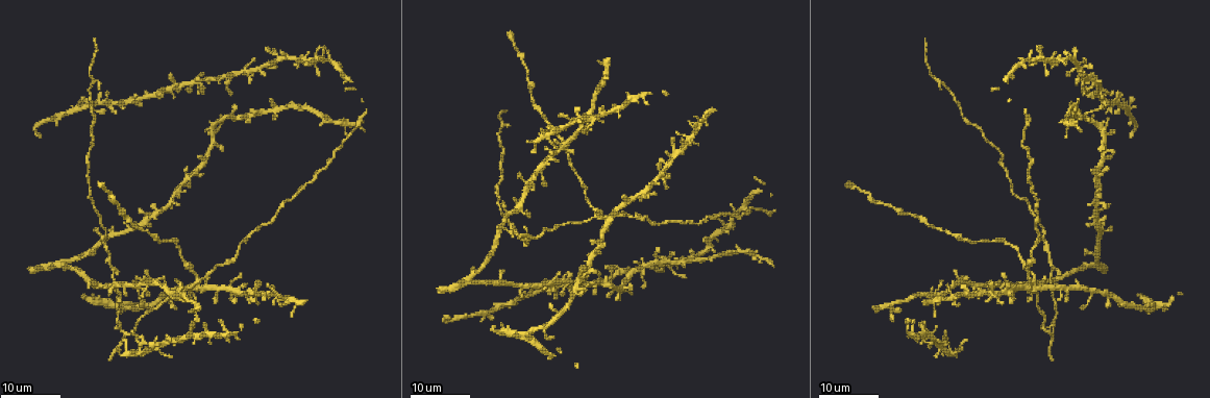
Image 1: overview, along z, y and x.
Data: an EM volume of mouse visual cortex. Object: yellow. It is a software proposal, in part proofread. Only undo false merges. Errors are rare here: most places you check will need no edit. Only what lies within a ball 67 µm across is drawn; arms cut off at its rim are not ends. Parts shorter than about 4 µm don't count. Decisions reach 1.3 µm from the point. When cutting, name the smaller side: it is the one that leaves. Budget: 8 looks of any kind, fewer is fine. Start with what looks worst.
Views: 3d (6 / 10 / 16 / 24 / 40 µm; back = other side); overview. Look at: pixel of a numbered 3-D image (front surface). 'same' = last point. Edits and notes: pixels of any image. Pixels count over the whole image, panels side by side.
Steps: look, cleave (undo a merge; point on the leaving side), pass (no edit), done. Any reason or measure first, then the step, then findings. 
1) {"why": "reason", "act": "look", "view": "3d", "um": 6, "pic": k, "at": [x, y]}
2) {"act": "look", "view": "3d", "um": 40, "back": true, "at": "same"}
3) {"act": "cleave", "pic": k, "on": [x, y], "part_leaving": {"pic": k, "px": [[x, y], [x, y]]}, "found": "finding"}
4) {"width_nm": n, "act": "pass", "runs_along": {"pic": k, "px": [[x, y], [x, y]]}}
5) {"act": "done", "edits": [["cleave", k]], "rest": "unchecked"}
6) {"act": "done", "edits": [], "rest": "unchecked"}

{"why": "four or more arms meet", "act": "look", "view": "3d", "um": 16, "pic": 1, "at": [927, 297]}

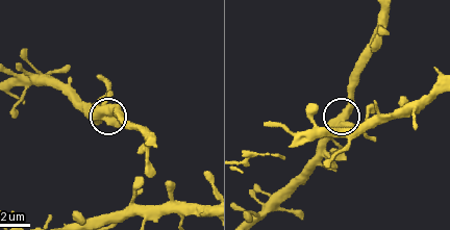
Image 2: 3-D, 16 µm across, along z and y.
{"act": "look", "view": "3d", "um": 6, "pic": 2, "at": [343, 117]}

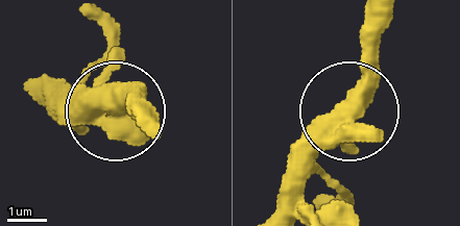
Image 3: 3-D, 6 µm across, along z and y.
{"arms": 4, "act": "pass", "runs_along": {"pic": 3, "px": [[43, 82], [87, 90], [116, 109], [136, 106]]}, "found": "one cell here"}

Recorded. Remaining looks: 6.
{"why": "four or more arms meet", "act": "look", "view": "3d", "um": 24, "pic": 1, "at": [641, 268]}

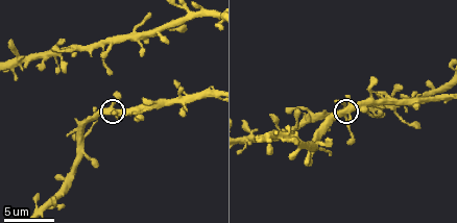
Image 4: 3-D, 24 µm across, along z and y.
{"act": "look", "view": "3d", "um": 10, "pic": 4, "at": [111, 108]}

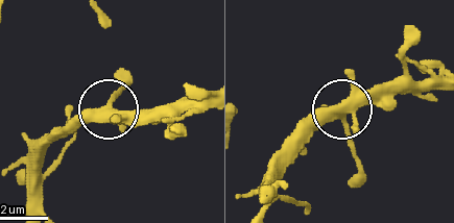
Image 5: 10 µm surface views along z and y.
{"arms": 4, "act": "pass", "runs_along": {"pic": 5, "px": [[262, 188], [310, 134], [340, 113], [410, 93]]}, "found": "all the same cell"}

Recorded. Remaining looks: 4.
{"why": "three-way junction", "act": "look", "view": "3d", "um": 24, "pic": 1, "at": [504, 228]}

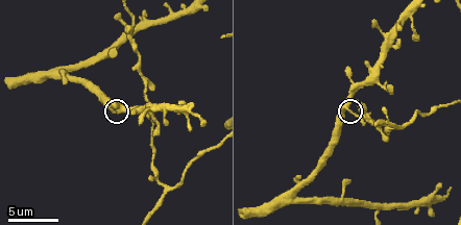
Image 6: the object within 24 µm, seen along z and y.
{"act": "look", "view": "3d", "um": 6, "pic": 6, "at": [112, 110]}

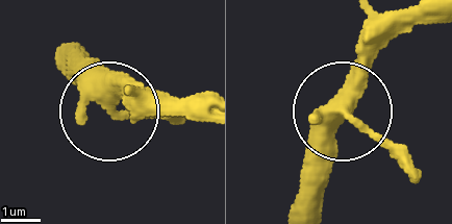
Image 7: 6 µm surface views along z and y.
{"arms": 3, "act": "pass", "found": "one cell here"}

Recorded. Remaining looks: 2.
{"why": "thick turns thin", "act": "look", "view": "3d", "um": 24, "pic": 1, "at": [751, 210]}

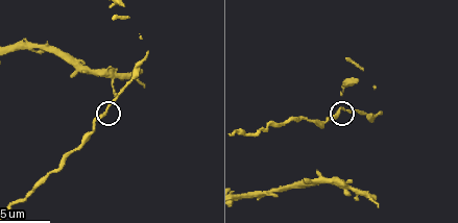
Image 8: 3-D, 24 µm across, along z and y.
{"why": "zoom in", "act": "look", "view": "3d", "um": 6, "pic": 8, "at": [105, 110]}

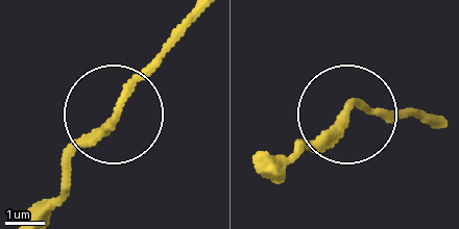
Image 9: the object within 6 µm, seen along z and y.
{"act": "pass", "found": "continuous, no second cell"}

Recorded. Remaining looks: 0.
{"act": "done", "edits": [], "rest": "unchecked"}

